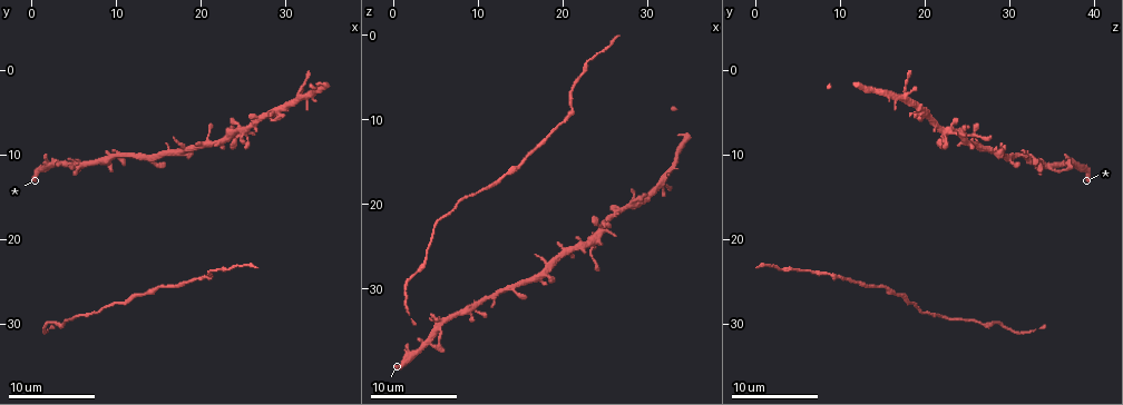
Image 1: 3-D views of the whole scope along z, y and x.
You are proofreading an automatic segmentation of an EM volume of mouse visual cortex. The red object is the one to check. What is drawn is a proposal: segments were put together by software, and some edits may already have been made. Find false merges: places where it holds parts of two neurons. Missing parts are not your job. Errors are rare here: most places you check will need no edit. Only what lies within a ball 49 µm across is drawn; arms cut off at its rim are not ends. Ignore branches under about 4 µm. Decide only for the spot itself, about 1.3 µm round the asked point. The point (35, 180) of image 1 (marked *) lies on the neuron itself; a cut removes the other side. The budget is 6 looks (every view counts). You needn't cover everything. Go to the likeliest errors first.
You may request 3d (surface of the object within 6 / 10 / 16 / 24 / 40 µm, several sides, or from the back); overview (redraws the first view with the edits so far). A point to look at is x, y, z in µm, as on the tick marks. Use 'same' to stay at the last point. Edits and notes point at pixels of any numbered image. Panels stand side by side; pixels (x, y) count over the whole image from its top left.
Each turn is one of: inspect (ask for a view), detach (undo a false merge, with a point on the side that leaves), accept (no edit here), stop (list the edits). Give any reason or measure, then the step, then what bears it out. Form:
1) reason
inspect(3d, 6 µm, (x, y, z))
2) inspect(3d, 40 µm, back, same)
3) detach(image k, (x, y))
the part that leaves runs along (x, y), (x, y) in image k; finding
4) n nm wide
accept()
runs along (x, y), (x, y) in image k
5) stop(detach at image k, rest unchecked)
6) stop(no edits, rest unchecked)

calibre changes
inspect(3d, 10 µm, (18.2, 25.2, 12.0))

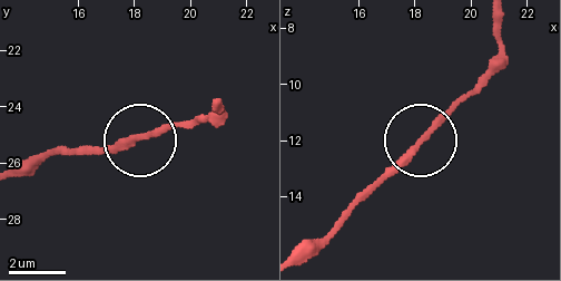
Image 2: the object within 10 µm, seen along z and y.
inspect(3d, 10 µm, back, (18.3, 25.1, 11.8))

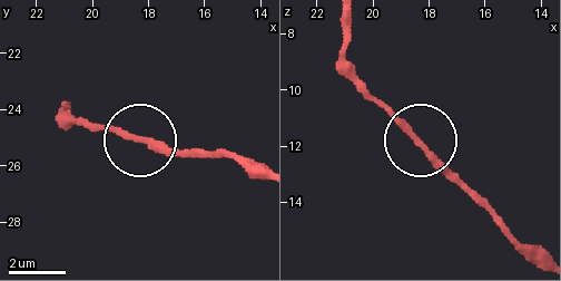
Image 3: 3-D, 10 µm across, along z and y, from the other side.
accept()
runs along (542, 262), (357, 77) in image 3; continuous, no second neuron

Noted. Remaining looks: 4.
thick turns thin
inspect(3d, 16 µm, (22.0, 23.8, 5.2))

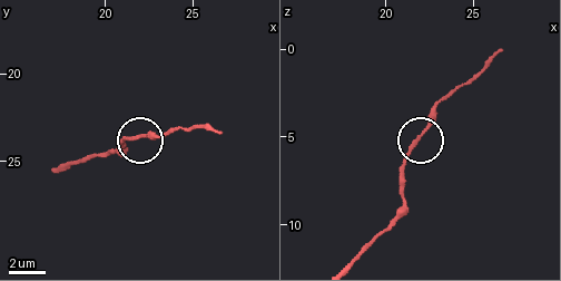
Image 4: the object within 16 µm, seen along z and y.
190 nm wide
accept()
runs along (351, 260), (403, 202), (406, 152), (432, 112), (449, 95) in image 4; all the same neuron

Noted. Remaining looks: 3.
thin neck
inspect(3d, 6 µm, (13.0, 26.6, 16.8))

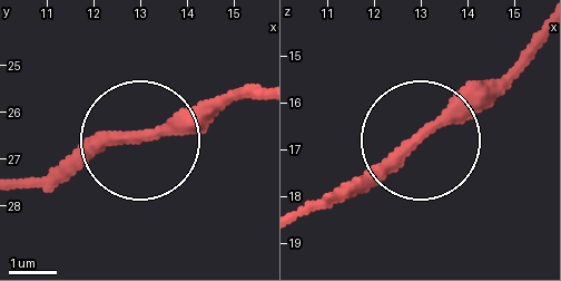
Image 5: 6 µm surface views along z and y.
other side
inspect(3d, 6 µm, back, (12.85, 26.55, 16.80))

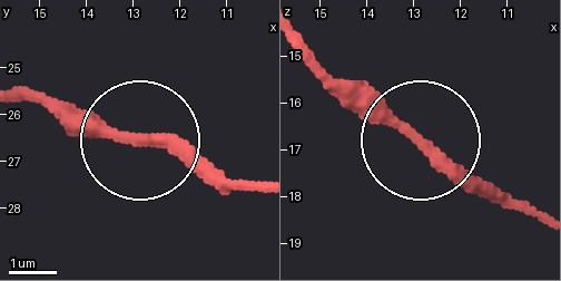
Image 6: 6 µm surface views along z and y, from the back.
accept()
runs along (256, 192), (20, 96) in image 6; one neuron here

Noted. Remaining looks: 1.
stop(no edits, rest unchecked)

